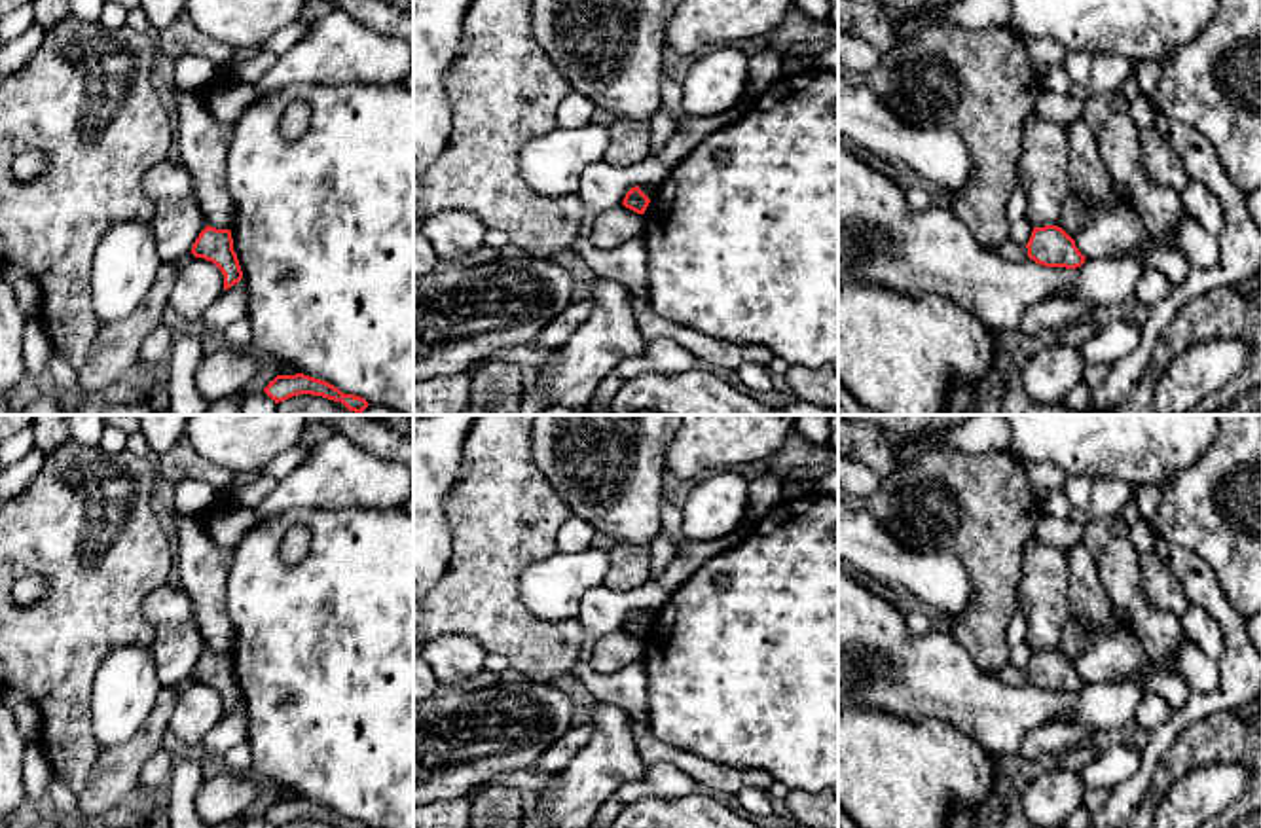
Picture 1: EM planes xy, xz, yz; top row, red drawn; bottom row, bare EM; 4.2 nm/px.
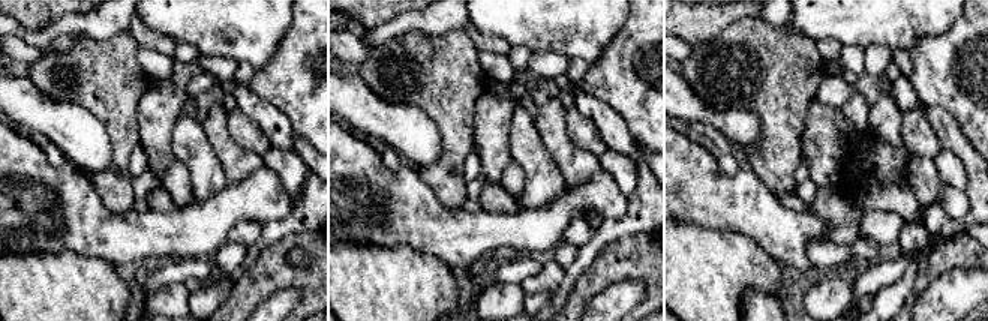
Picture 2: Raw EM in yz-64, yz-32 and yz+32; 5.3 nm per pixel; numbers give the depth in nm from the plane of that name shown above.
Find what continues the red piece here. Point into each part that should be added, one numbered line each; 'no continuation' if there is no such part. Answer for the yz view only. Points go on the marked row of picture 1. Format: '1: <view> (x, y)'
no continuation

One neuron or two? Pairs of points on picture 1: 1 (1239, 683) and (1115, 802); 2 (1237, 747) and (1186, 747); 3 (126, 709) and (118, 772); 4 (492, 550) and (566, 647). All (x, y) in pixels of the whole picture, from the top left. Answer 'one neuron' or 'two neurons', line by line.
1: one neuron
2: one neuron
3: two neurons
4: one neuron

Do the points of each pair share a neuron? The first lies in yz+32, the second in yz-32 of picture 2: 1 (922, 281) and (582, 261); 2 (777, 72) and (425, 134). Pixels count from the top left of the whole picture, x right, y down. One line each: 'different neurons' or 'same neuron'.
1: different neurons
2: different neurons

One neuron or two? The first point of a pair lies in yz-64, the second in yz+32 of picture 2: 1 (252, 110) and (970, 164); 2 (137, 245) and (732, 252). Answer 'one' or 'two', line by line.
1: one
2: two

